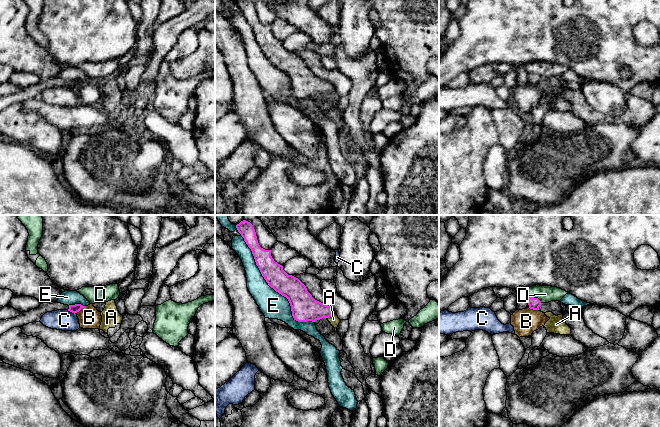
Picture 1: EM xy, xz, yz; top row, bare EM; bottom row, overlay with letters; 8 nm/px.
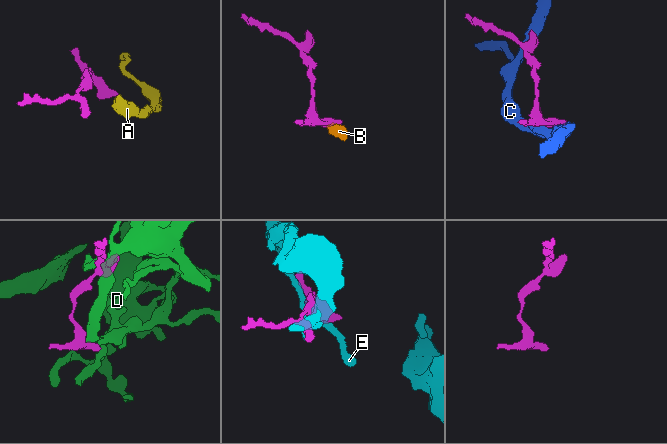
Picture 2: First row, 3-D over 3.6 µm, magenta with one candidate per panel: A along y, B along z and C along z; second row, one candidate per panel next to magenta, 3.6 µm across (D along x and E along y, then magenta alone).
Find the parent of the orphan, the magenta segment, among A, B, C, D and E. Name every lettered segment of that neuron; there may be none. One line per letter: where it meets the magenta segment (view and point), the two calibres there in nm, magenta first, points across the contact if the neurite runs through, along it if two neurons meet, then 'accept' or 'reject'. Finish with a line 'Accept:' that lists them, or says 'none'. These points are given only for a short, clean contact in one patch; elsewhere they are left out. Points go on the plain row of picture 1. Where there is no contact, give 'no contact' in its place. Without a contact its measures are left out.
A: xz (331, 90) | 220/80 nm | across xz (304, 83), (331, 90), (333, 95) | accept
B: xy (81, 84) | 70/180 nm | along xy (86, 82), (76, 89) | reject
C: xy (71, 87) | 70/170 nm | along xy (67, 86), (75, 89) | reject
D: yz (536, 74) | 100/140 nm | reject
E: xz (272, 63) | 180/220 nm | reject
Accept: A

